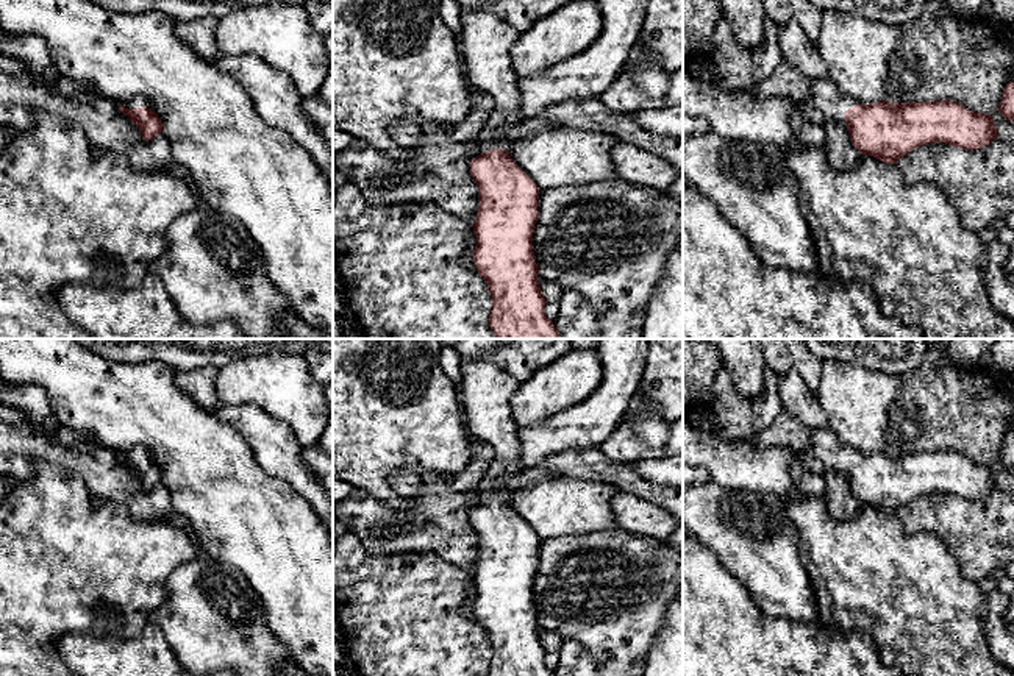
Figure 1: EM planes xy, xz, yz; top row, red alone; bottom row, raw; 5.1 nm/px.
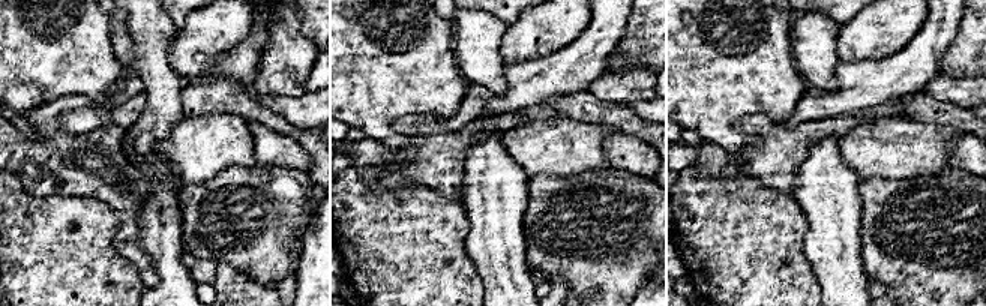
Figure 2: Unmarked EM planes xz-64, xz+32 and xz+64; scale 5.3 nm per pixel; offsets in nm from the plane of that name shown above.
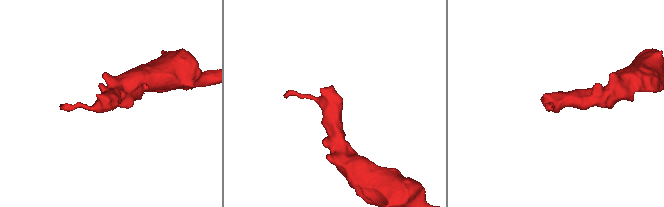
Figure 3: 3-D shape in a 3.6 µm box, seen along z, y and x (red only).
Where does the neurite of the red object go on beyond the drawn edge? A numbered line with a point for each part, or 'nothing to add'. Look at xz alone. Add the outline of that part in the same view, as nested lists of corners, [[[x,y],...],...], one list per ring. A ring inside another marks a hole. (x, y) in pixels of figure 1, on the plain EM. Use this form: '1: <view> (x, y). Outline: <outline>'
1: xz (485, 389). Outline: [[[462,358],[461,372],[459,397],[466,426],[492,451],[491,468],[478,489],[484,498],[509,500],[511,493],[497,490],[495,484],[503,476],[520,471],[522,443],[511,412],[511,397],[520,382],[489,358]]]

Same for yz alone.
1: yz (742, 466). Outline: [[[683,422],[683,465],[705,467],[714,482],[734,490],[792,495],[797,464],[814,471],[845,465],[847,451],[830,428],[816,429],[800,448],[786,443],[731,443]]]

